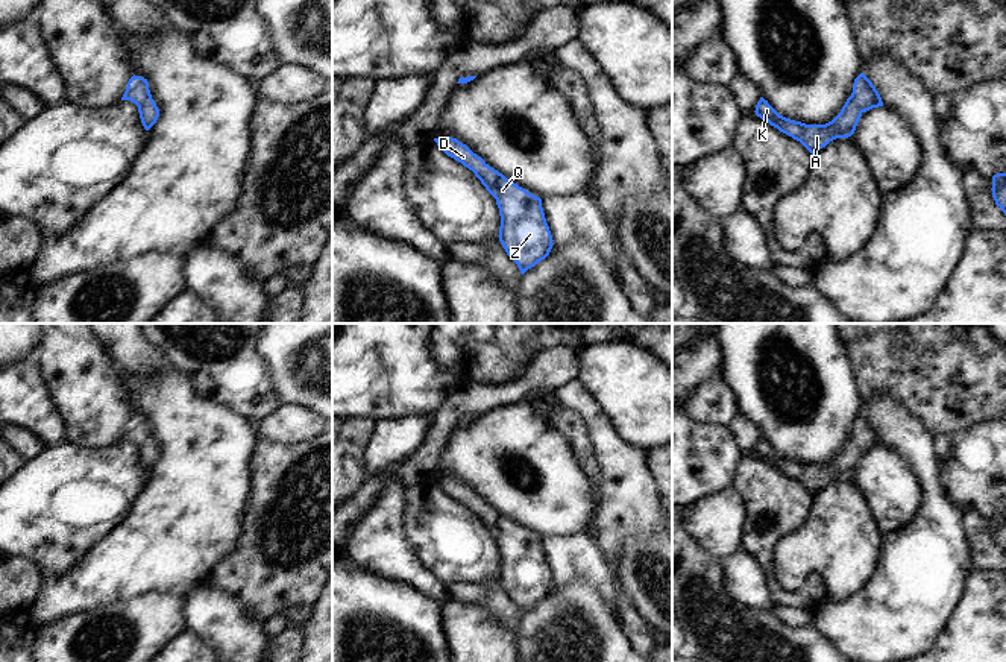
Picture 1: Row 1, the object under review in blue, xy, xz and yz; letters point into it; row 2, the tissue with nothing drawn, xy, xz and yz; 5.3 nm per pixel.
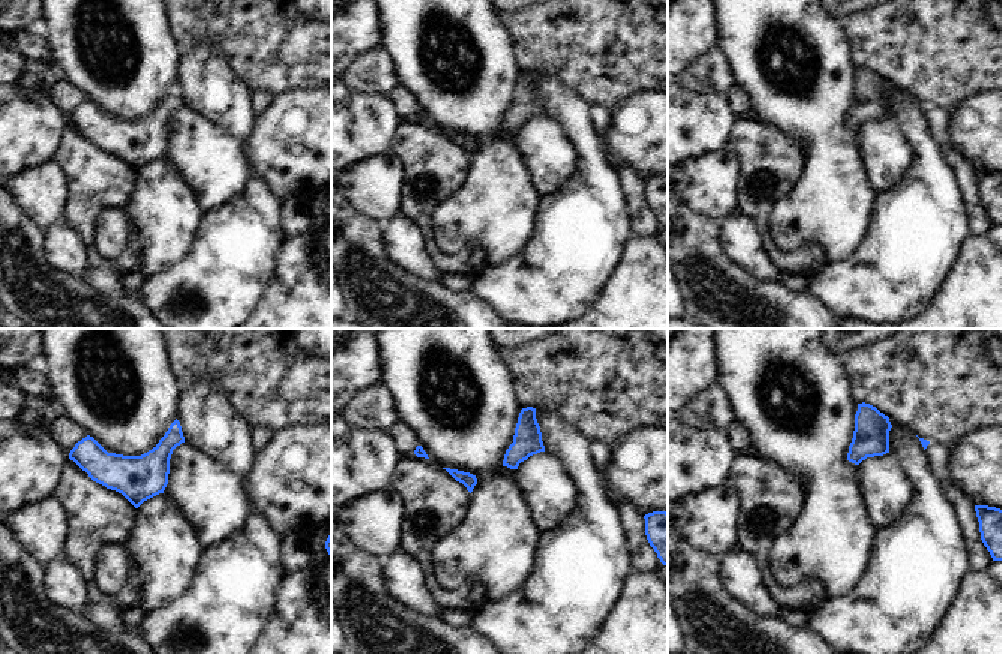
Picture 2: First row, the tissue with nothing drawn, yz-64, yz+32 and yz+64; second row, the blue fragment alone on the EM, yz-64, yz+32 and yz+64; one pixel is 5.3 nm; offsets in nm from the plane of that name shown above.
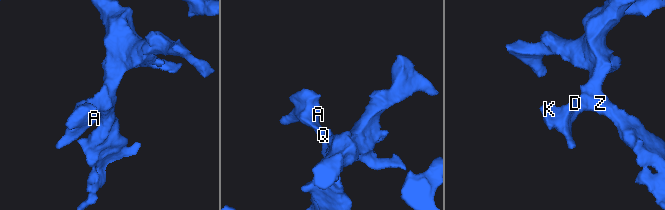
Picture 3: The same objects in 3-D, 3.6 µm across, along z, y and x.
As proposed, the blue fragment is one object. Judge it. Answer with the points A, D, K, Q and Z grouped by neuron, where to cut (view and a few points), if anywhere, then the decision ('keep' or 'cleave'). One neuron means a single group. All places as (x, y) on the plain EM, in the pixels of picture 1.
groups A D K Q Z; cut none; keep

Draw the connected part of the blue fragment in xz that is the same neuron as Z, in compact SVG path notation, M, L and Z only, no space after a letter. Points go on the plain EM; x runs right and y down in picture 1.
M452 477L434 478L451 498L472 510L496 539L501 566L499 582L523 615L545 600L552 589L552 575L545 559L542 539L507 519L466 484Z

